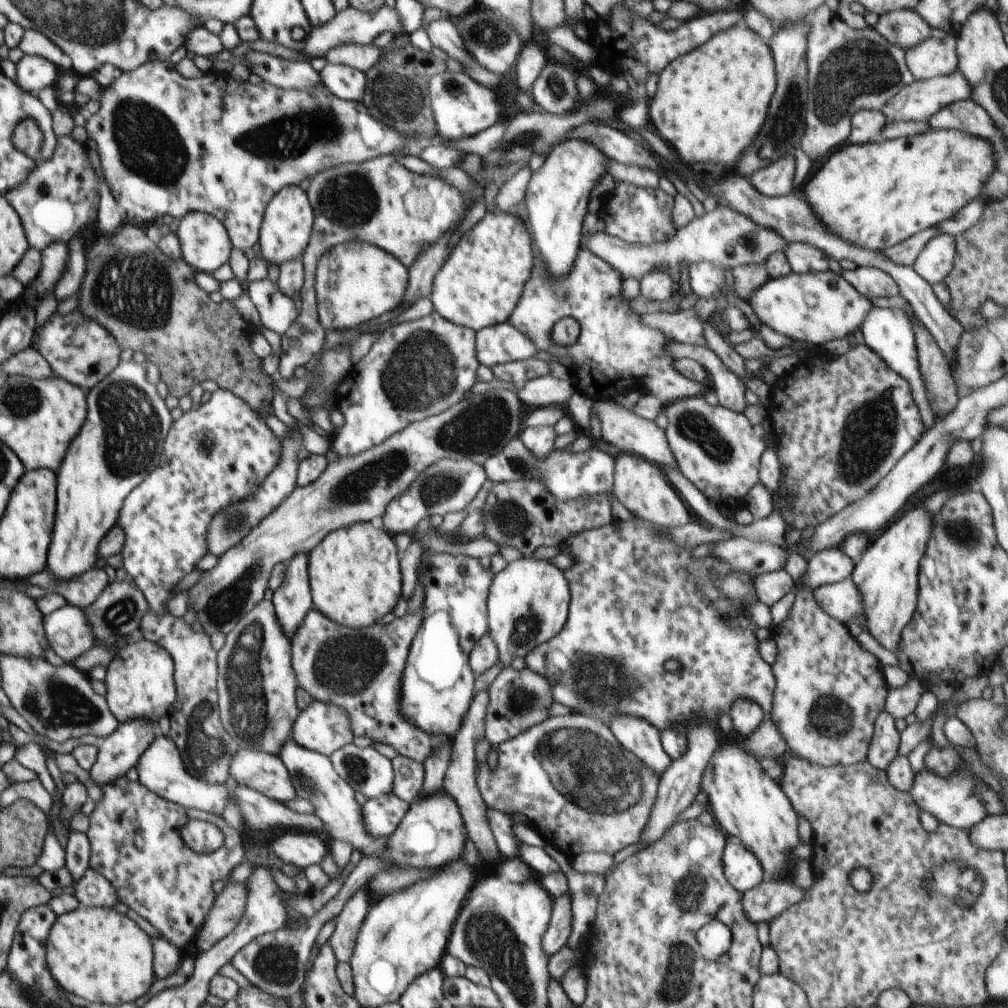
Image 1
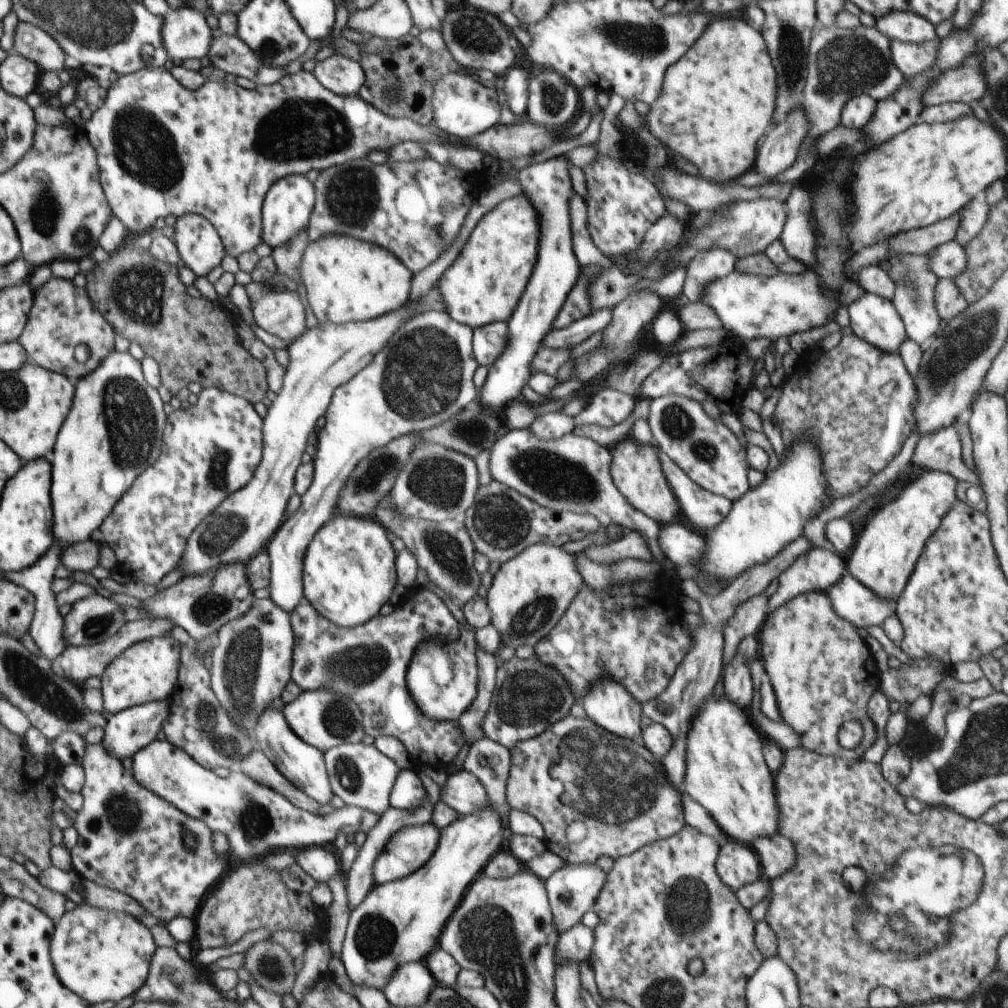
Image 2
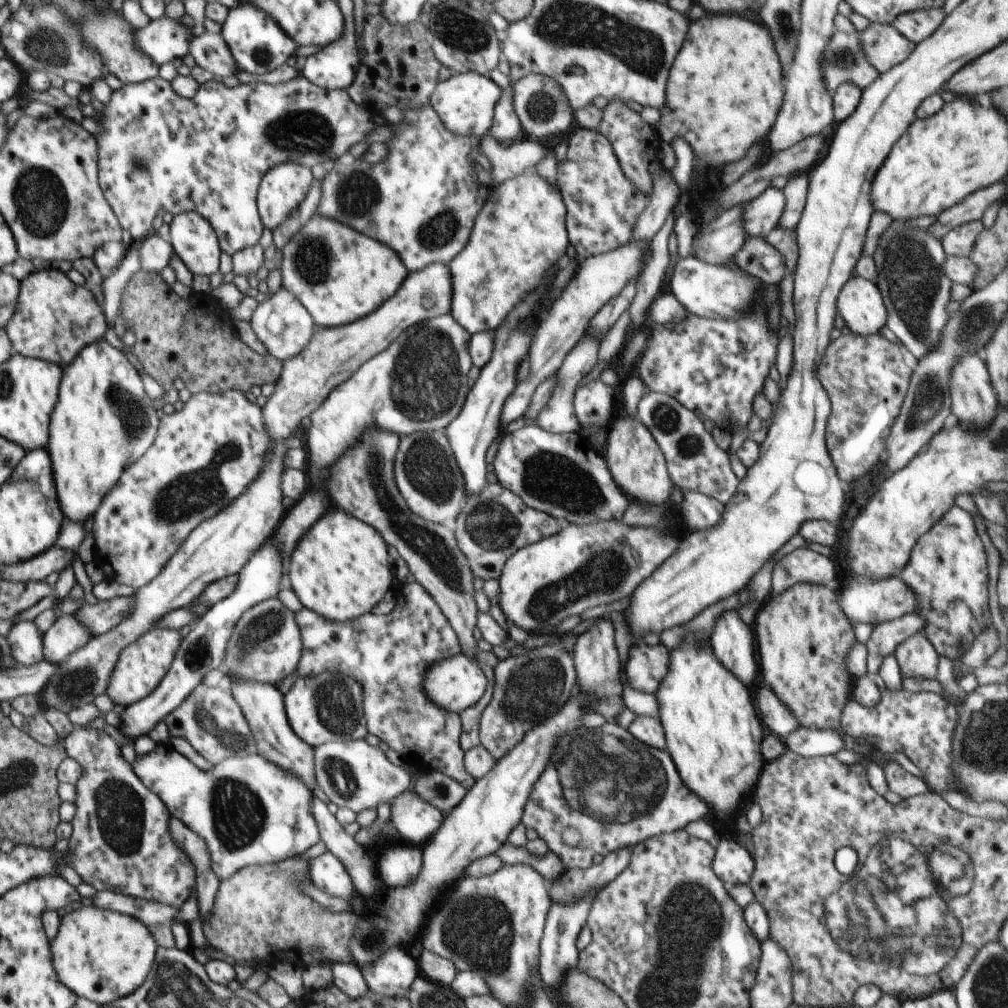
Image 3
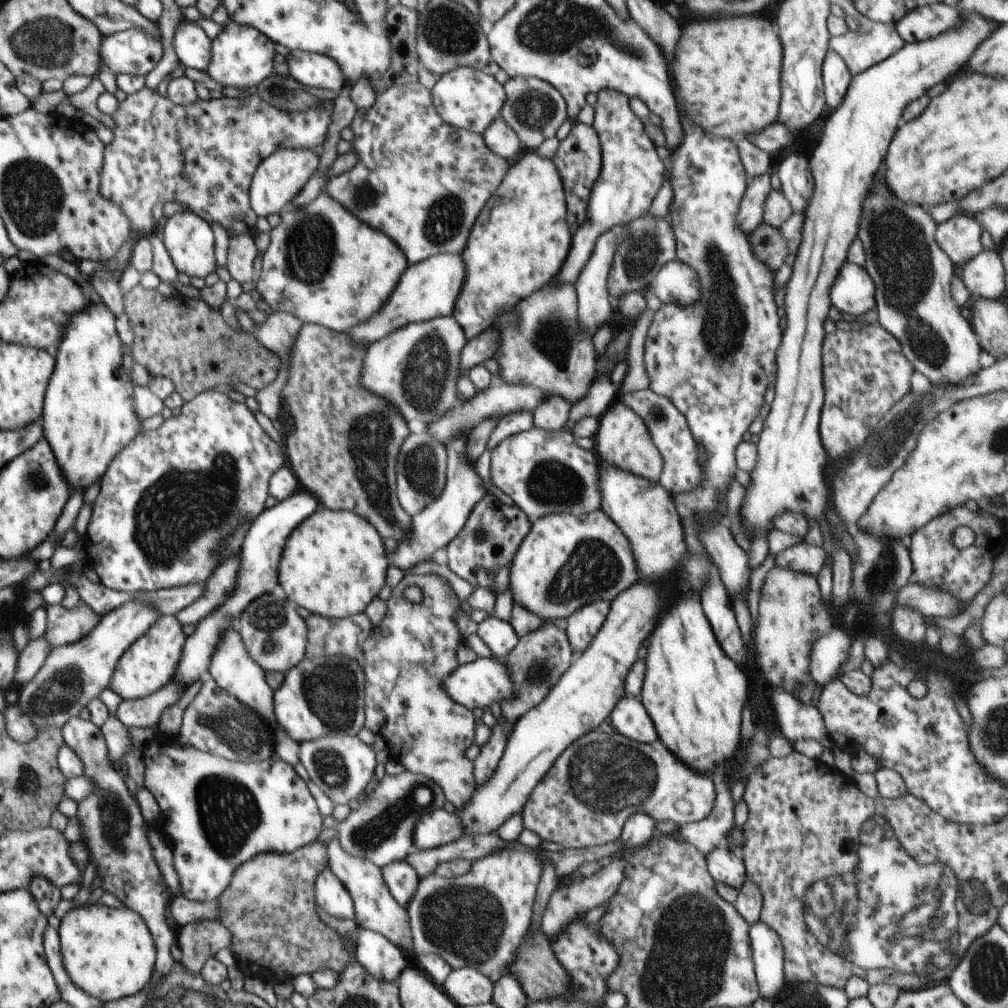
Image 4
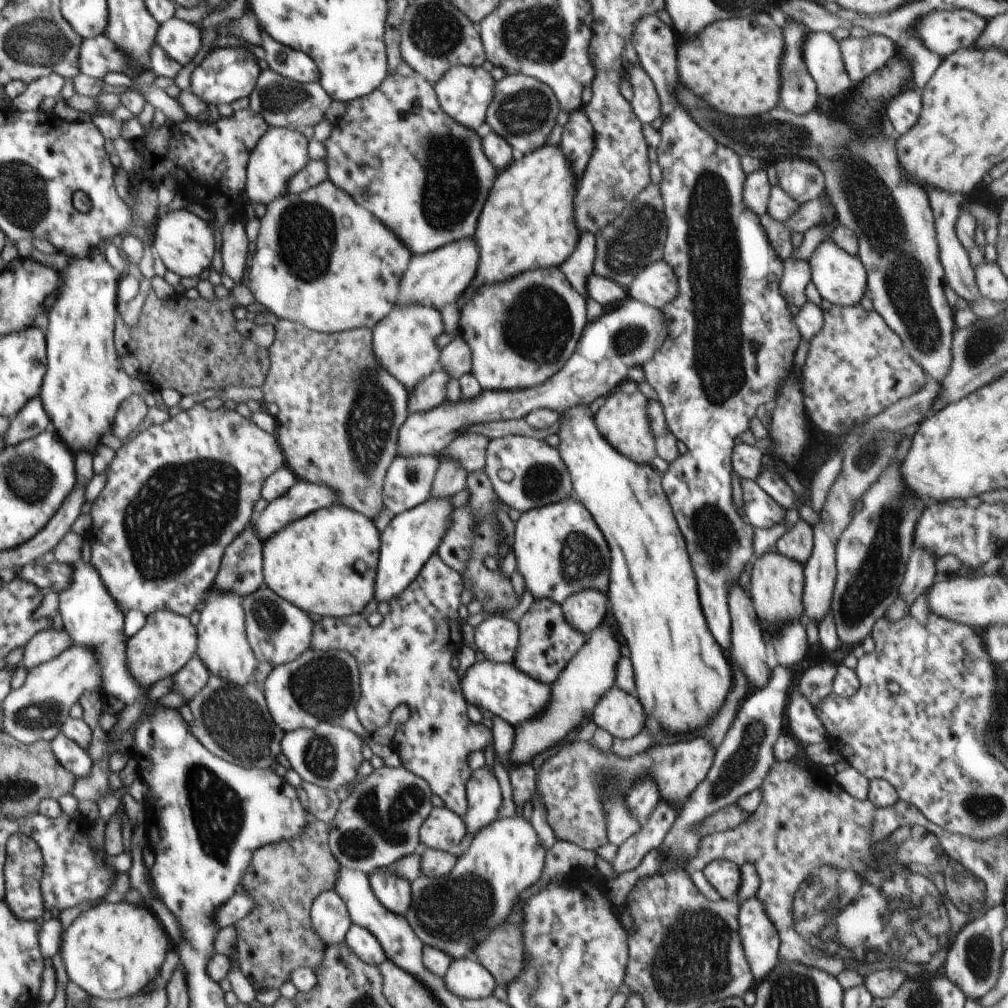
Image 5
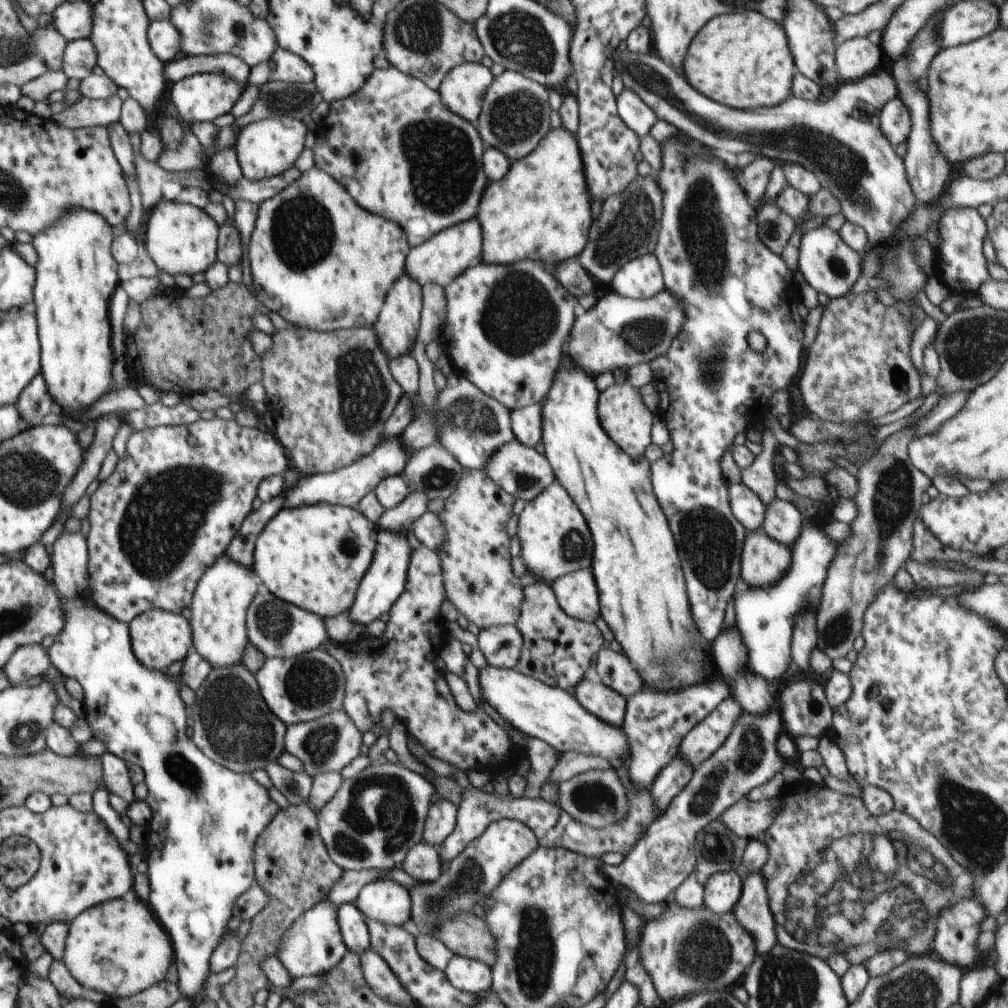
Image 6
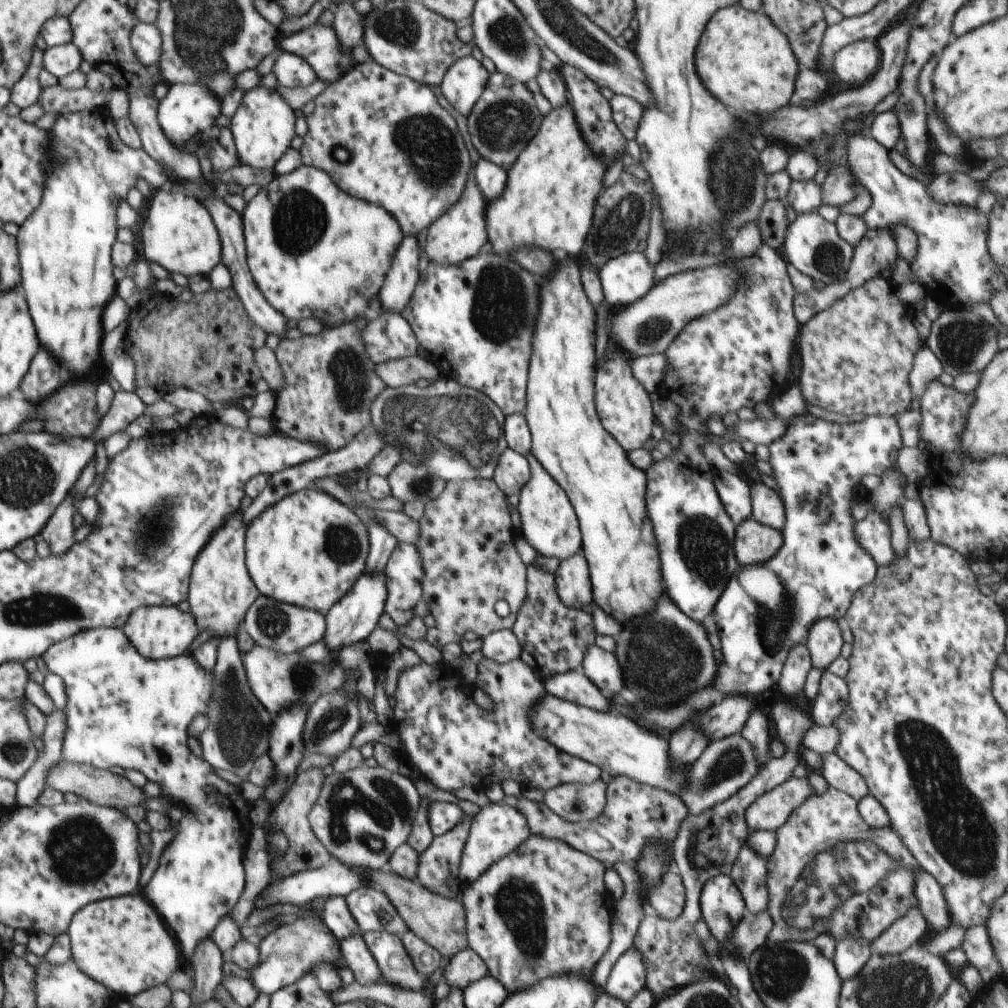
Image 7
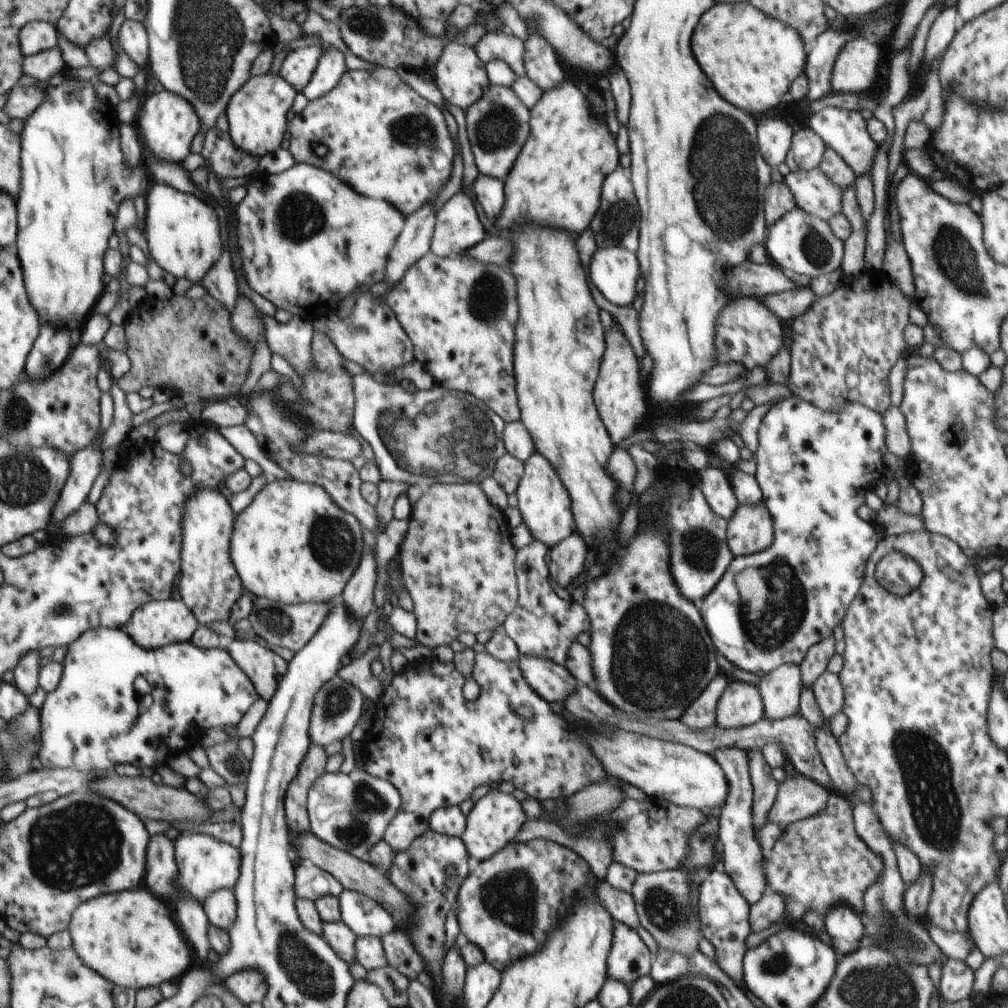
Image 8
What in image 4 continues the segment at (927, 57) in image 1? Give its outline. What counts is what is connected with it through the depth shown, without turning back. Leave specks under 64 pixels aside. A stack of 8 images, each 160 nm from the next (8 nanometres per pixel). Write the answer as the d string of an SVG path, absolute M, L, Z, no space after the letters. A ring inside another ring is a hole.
M864 20L864 22L868 22L868 32L861 32L859 28L854 32L848 31L840 37L831 37L829 41L829 48L832 48L844 60L852 77L887 60L905 46L904 40L896 31L896 23L885 24L872 22L872 20Z

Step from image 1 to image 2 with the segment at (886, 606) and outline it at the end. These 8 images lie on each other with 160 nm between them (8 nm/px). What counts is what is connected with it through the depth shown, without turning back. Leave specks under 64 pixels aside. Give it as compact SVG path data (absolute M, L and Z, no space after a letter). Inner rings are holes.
M923 469L906 488L900 490L898 498L876 509L861 531L856 531L852 552L845 557L847 574L870 588L884 600L897 603L918 558L922 555L926 540L934 535L942 524L942 518L956 502L958 480L940 470Z

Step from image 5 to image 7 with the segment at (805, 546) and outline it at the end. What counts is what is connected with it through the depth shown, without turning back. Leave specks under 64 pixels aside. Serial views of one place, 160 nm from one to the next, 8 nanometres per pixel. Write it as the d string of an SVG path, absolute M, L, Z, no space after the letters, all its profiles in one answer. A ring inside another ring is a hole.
M750 482L750 484L753 508L751 518L781 532L787 518L785 506L779 494L764 483Z

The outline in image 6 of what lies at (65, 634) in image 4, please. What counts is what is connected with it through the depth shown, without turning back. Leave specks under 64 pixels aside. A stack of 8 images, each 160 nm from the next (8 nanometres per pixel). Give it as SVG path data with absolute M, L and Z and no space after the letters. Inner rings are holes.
M34 643L18 647L2 670L9 676L11 686L20 686L26 684L26 678L42 677L52 665L48 651L41 643Z

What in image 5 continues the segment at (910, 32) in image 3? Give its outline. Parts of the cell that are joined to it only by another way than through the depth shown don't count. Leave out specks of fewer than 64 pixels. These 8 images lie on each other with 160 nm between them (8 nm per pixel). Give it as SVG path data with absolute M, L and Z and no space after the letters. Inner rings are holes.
M967 9L934 10L916 24L922 44L941 59L959 49L973 47L986 29L987 21Z

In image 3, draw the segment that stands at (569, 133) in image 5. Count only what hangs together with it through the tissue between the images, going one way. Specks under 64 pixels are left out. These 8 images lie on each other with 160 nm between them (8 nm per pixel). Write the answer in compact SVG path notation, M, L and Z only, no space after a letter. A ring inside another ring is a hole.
M577 128L557 174L566 204L566 228L578 260L614 251L632 241L634 224L648 206L649 198L626 180L606 136L597 130Z

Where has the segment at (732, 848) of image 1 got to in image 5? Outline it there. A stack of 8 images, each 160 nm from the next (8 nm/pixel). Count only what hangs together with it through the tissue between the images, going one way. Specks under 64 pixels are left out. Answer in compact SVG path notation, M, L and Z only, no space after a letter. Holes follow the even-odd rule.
M714 860L702 872L722 900L738 896L742 882L739 865L728 860Z

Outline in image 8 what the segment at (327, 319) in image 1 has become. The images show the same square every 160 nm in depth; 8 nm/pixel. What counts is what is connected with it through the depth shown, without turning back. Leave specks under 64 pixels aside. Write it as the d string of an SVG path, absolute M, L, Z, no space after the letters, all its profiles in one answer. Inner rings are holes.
M300 162L295 163L295 165L281 173L267 174L266 180L251 181L247 188L246 196L235 208L235 220L237 227L236 242L240 250L243 271L249 286L258 292L260 296L270 300L278 311L282 309L288 311L294 317L301 316L303 319L311 321L330 312L336 312L336 306L340 300L344 300L352 290L360 288L362 284L372 287L381 282L385 275L389 252L398 236L400 236L405 223L403 214L386 200L360 196L354 190L350 190L348 185L344 184L338 177L328 174L328 171Z

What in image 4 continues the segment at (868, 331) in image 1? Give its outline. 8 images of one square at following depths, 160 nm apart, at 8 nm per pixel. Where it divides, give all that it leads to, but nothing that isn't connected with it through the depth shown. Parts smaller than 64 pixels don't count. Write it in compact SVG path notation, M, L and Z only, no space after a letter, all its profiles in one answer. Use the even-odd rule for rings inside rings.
M844 262L832 288L830 302L847 319L876 309L875 286L867 271L856 264Z

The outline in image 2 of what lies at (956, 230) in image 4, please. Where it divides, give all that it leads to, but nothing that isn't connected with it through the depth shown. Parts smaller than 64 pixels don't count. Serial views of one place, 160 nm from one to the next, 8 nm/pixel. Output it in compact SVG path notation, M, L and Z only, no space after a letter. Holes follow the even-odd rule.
M984 193L978 194L964 209L960 212L960 226L956 232L955 241L962 248L974 240L984 228L989 219L990 208Z

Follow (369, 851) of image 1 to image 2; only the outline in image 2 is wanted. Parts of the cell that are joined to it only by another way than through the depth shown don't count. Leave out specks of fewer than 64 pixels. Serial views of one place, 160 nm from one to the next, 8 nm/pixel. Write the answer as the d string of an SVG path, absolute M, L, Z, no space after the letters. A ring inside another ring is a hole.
M273 701L270 706L266 706L262 710L262 714L258 716L253 736L256 736L260 743L261 752L276 766L276 770L292 786L302 790L320 805L330 803L332 798L334 798L334 792L332 792L332 786L330 786L323 753L318 748L303 742L290 729L282 713L282 704Z

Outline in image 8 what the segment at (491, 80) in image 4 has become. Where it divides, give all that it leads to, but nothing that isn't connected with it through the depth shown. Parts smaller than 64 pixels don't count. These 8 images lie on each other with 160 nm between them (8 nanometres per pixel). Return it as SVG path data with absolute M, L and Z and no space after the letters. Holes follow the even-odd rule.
M461 40L447 41L445 51L439 57L432 74L445 100L450 102L450 104L454 104L454 106L459 106L464 111L477 100L480 100L486 86L489 85L485 64L478 58L474 48L470 48Z

